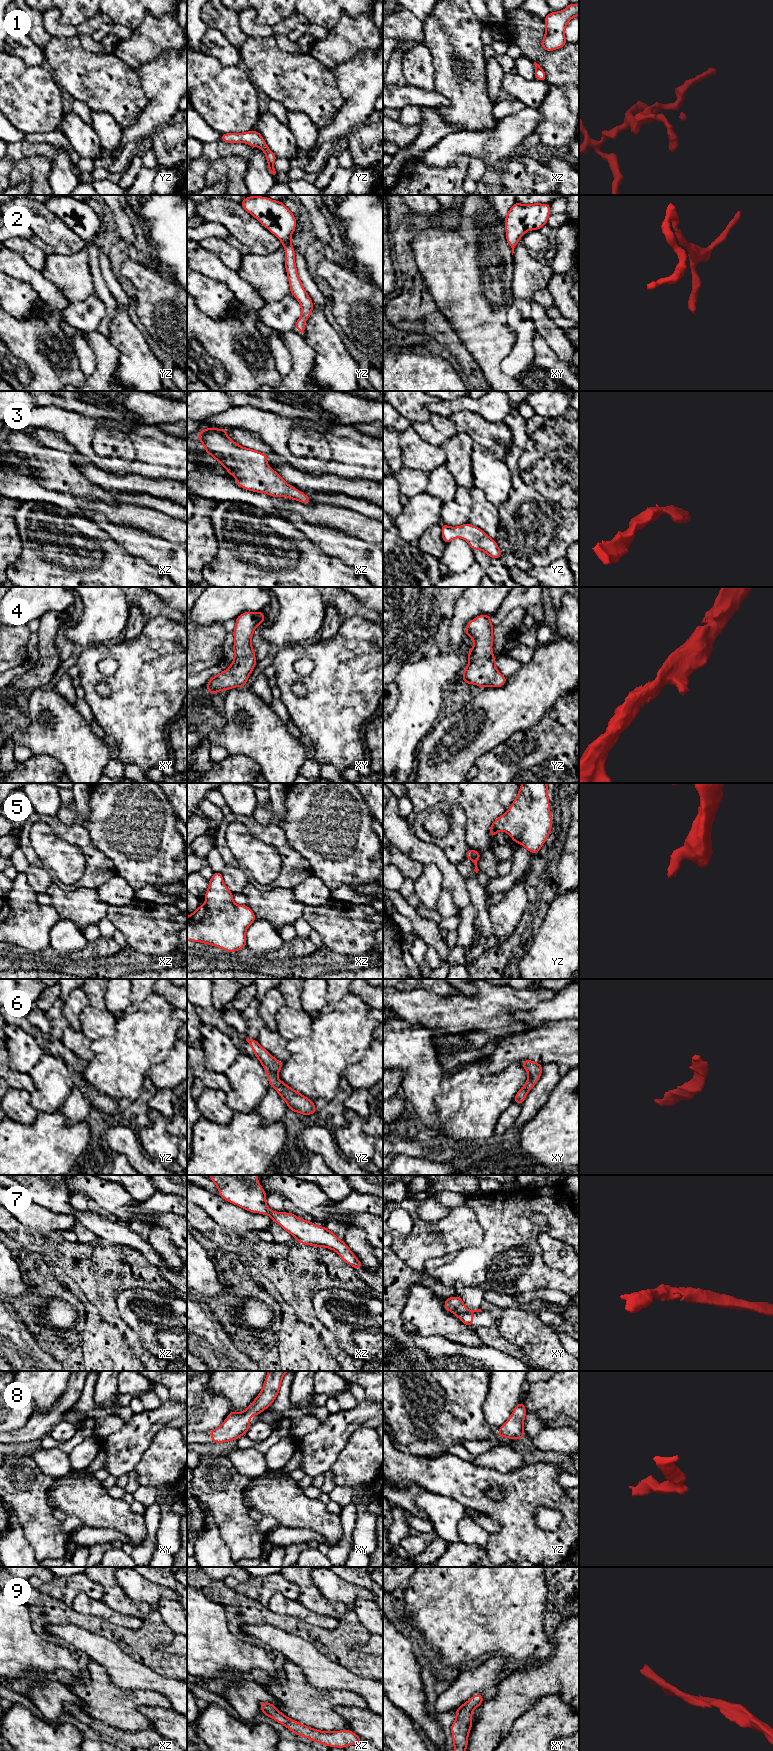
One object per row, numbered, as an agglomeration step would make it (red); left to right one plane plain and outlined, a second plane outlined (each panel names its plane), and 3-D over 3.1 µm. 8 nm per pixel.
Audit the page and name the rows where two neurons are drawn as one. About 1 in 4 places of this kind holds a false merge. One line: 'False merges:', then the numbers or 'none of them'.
False merges: none of them

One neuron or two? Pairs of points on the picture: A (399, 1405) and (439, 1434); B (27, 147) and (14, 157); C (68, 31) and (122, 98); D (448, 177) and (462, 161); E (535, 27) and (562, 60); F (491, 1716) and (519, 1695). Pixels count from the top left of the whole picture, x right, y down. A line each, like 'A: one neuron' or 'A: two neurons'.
A: one neuron
B: one neuron
C: two neurons
D: one neuron
E: one neuron
F: one neuron

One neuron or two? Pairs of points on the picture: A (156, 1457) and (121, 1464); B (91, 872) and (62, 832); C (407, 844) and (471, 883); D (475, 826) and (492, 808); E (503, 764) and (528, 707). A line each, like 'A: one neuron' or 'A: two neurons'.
A: two neurons
B: one neuron
C: two neurons
D: one neuron
E: two neurons

